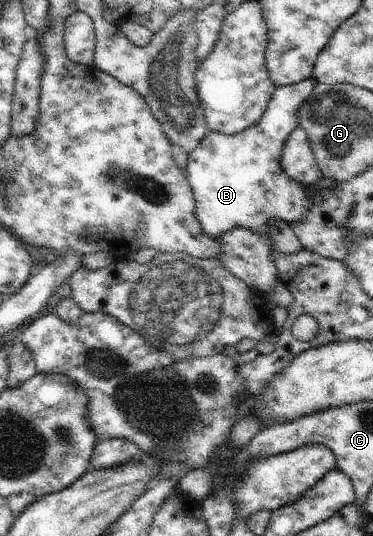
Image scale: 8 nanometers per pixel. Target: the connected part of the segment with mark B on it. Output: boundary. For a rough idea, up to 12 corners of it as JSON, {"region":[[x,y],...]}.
{"region":[[317,83],[278,87],[258,122],[188,153],[212,240],[303,222],[316,192],[280,167]]}

